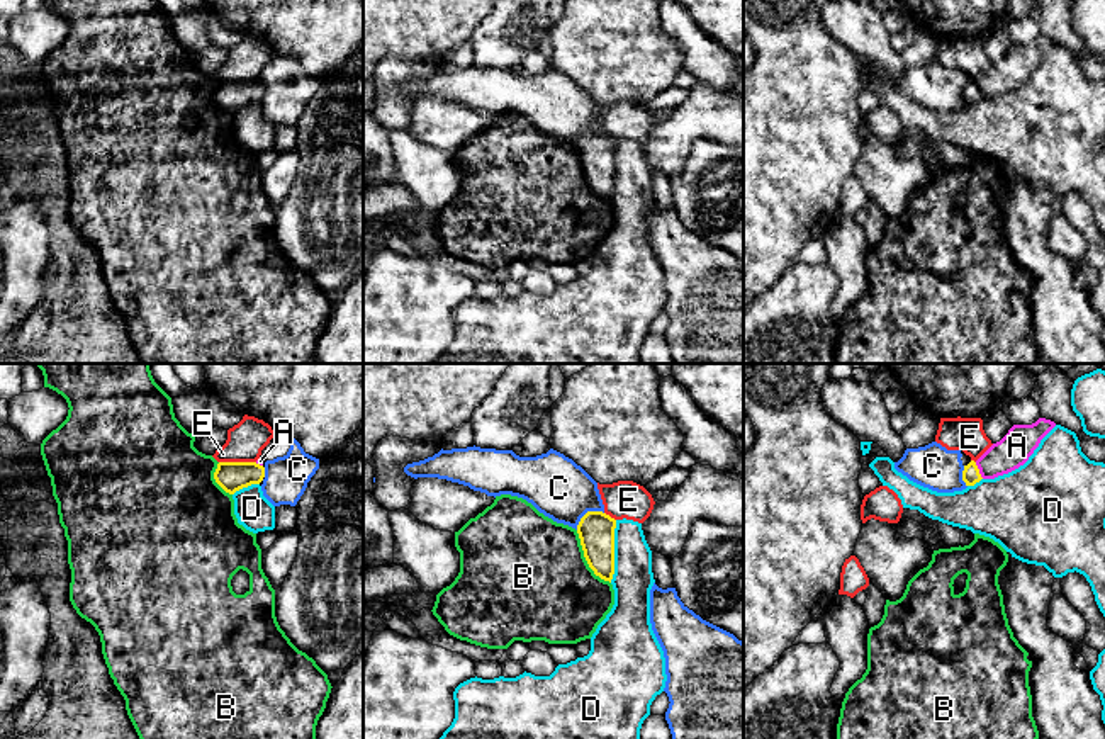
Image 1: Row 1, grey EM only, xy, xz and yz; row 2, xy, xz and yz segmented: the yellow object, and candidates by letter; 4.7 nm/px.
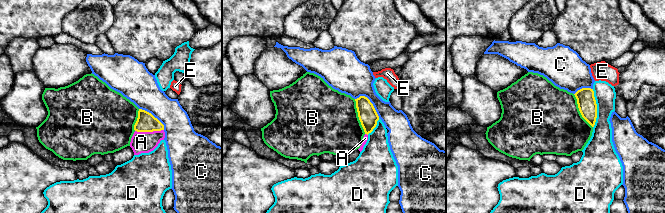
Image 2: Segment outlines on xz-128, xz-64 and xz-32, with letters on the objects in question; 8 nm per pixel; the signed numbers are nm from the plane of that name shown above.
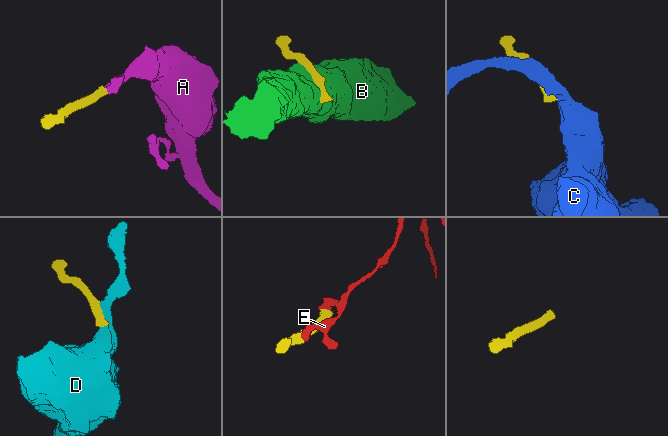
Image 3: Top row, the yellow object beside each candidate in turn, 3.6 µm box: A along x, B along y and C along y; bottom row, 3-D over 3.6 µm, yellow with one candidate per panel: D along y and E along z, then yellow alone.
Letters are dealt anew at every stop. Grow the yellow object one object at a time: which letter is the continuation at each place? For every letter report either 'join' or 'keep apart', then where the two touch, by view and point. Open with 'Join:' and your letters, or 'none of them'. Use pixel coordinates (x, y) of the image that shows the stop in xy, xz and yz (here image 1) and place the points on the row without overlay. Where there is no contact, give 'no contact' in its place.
Join: A
A: join | yz (978, 90)
B: keep apart | xz (586, 179)
C: keep apart | xz (586, 133)
D: keep apart | xz (613, 170)
E: keep apart | xy (238, 82)

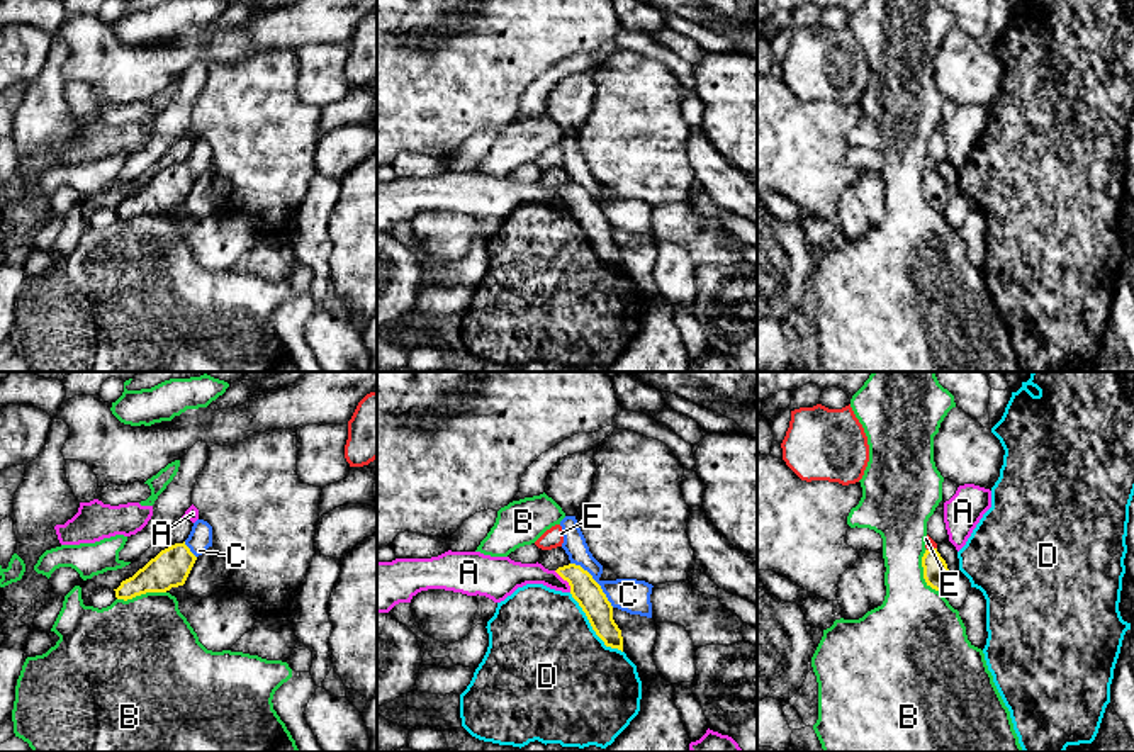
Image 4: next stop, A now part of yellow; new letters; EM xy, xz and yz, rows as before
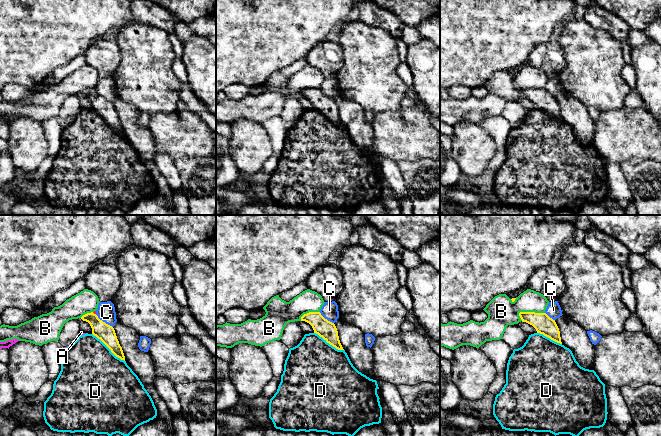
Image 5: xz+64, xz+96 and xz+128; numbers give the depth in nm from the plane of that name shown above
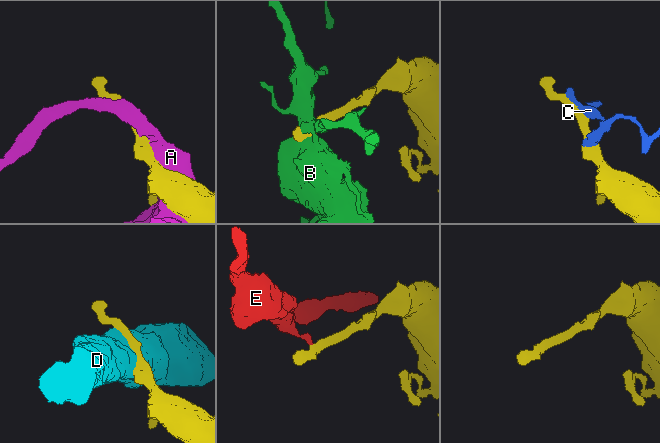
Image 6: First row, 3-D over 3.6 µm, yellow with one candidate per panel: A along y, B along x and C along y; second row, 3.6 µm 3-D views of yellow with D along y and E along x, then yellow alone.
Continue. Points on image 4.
Join: none of them
A: keep apart | xz (566, 199)
B: keep apart | yz (924, 192)
C: keep apart | xz (595, 201)
D: keep apart | xz (591, 245)
E: keep apart | yz (931, 170)

